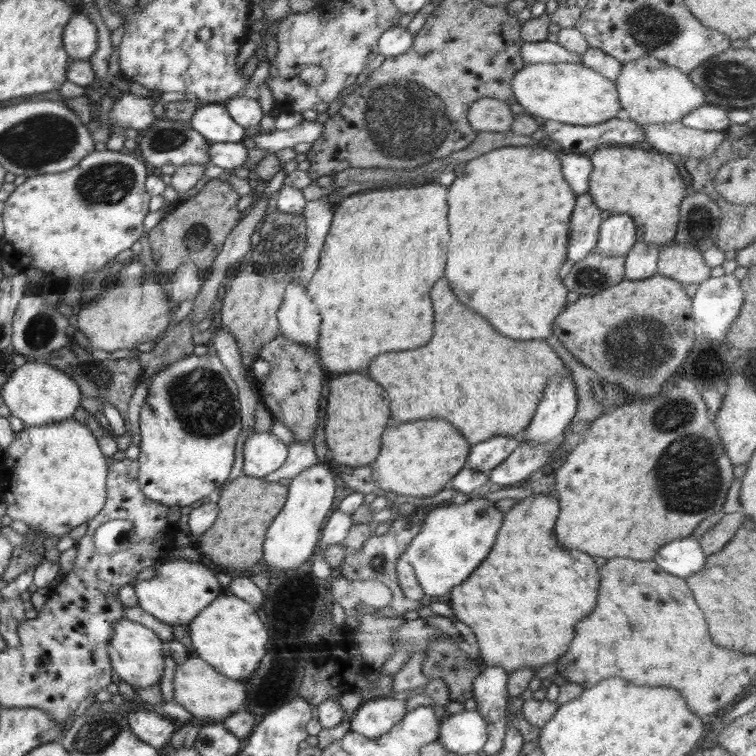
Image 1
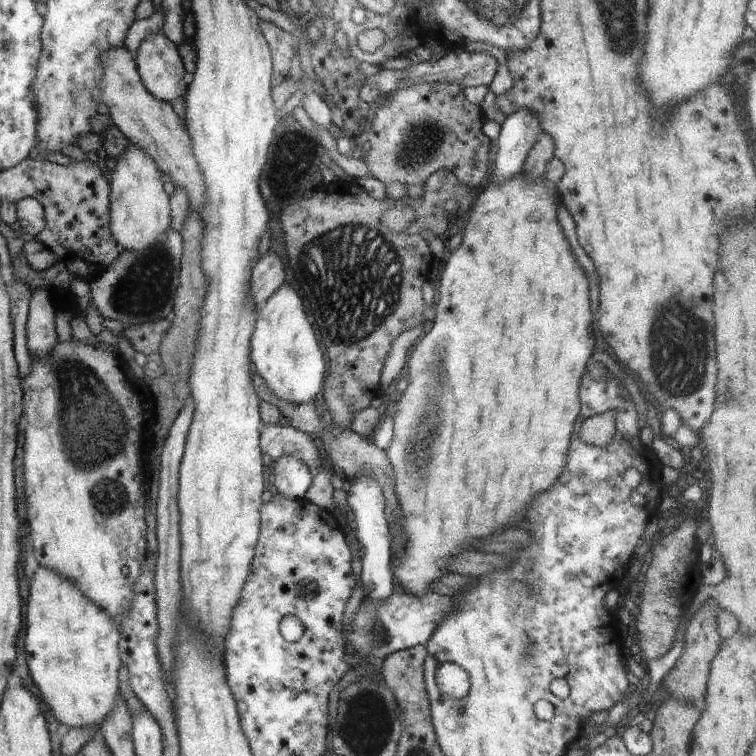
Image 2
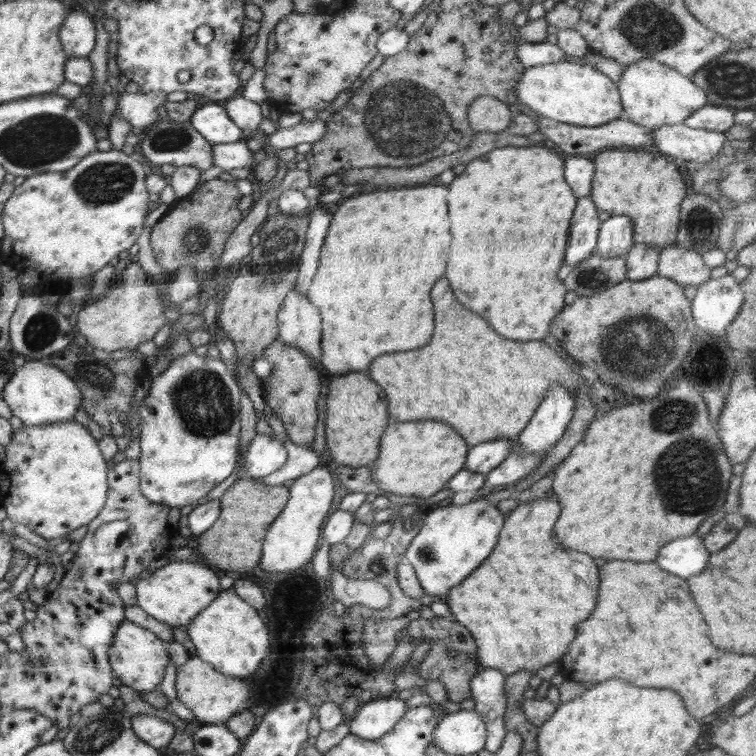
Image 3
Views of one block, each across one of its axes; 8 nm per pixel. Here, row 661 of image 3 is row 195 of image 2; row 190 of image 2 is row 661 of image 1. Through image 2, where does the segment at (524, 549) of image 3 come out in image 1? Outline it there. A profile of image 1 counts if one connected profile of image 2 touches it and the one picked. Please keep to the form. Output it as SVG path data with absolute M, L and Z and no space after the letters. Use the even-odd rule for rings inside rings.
M531 494L523 501L518 501L506 514L488 558L466 582L454 586L445 599L454 611L454 619L466 624L474 633L479 646L479 660L486 667L501 666L511 675L521 668L533 668L536 671L548 662L557 661L568 650L568 644L574 638L576 624L586 618L596 606L601 577L594 560L586 552L560 546L554 538L554 526L560 509L559 499L555 499L553 494Z

